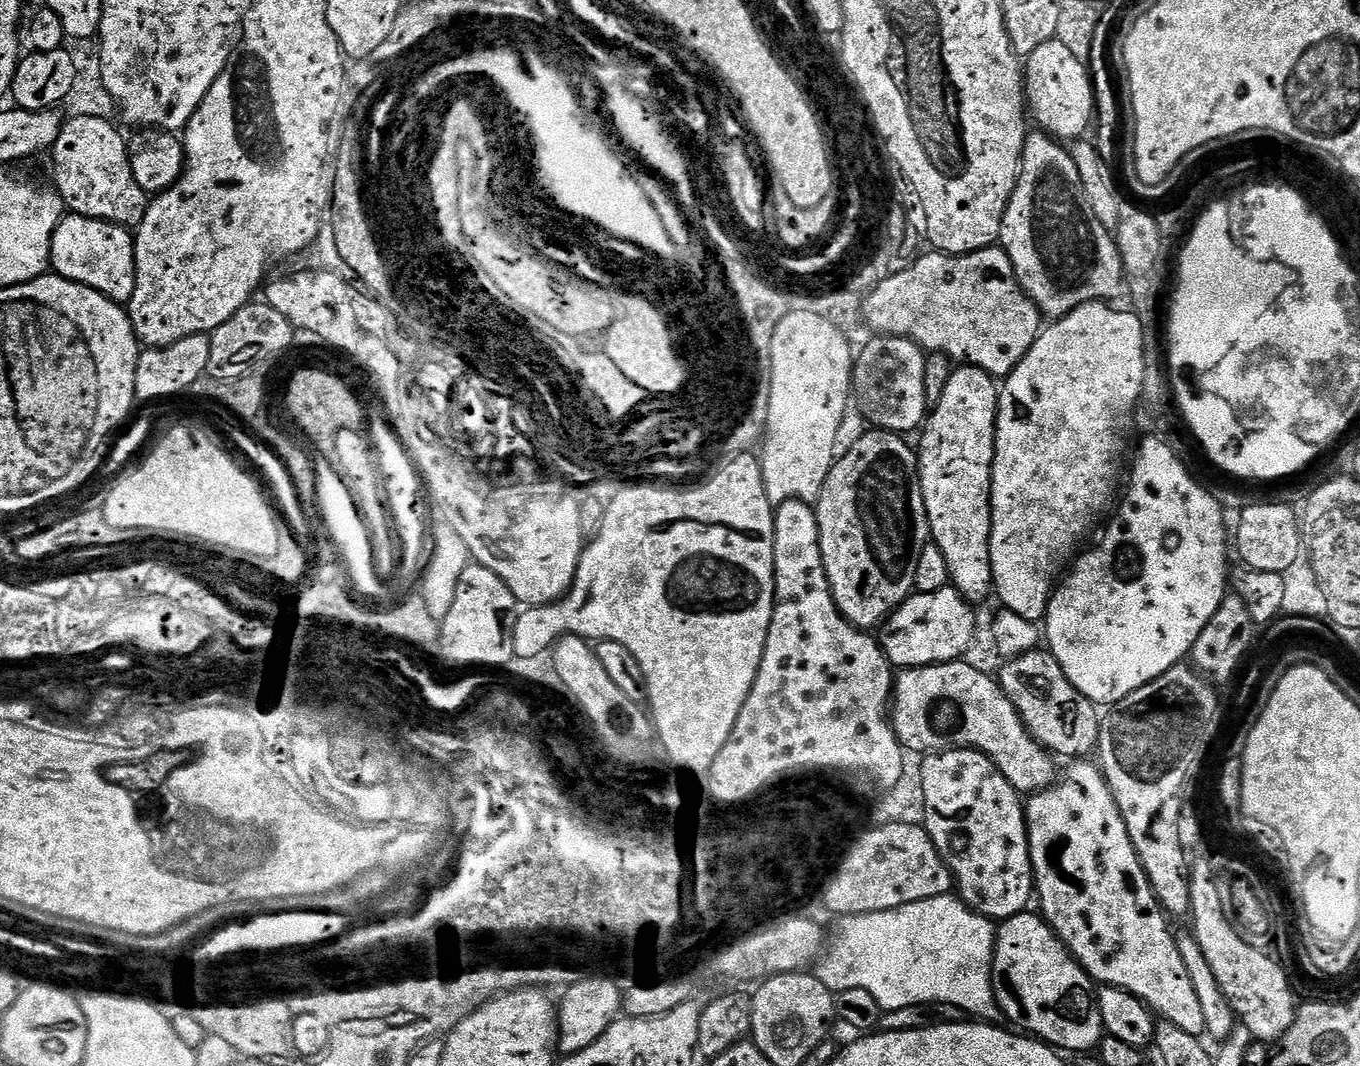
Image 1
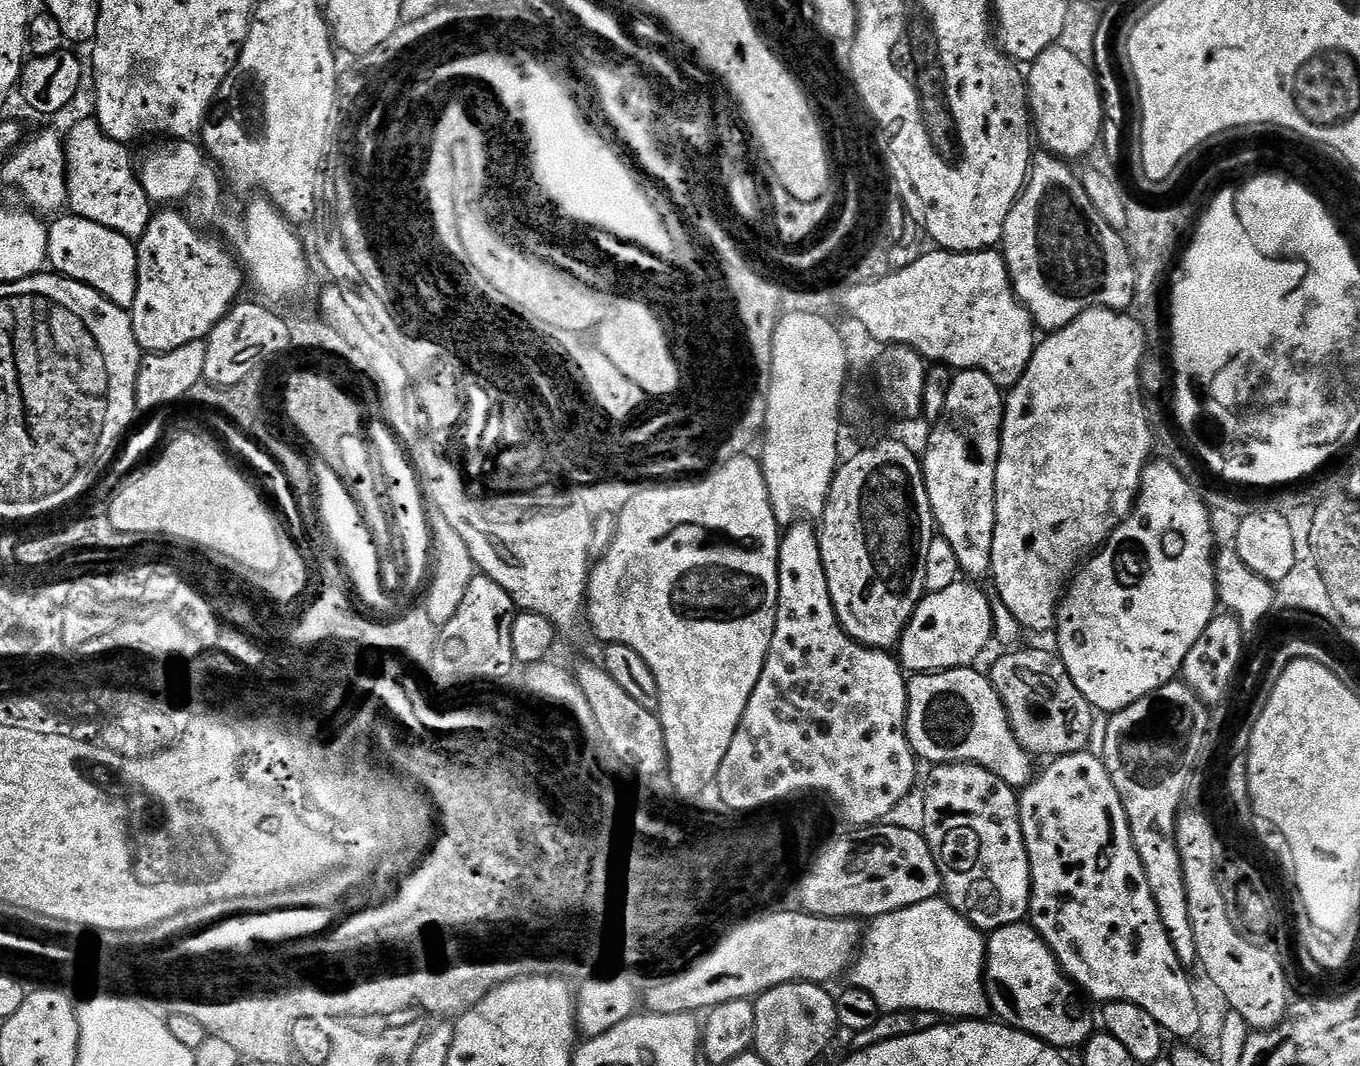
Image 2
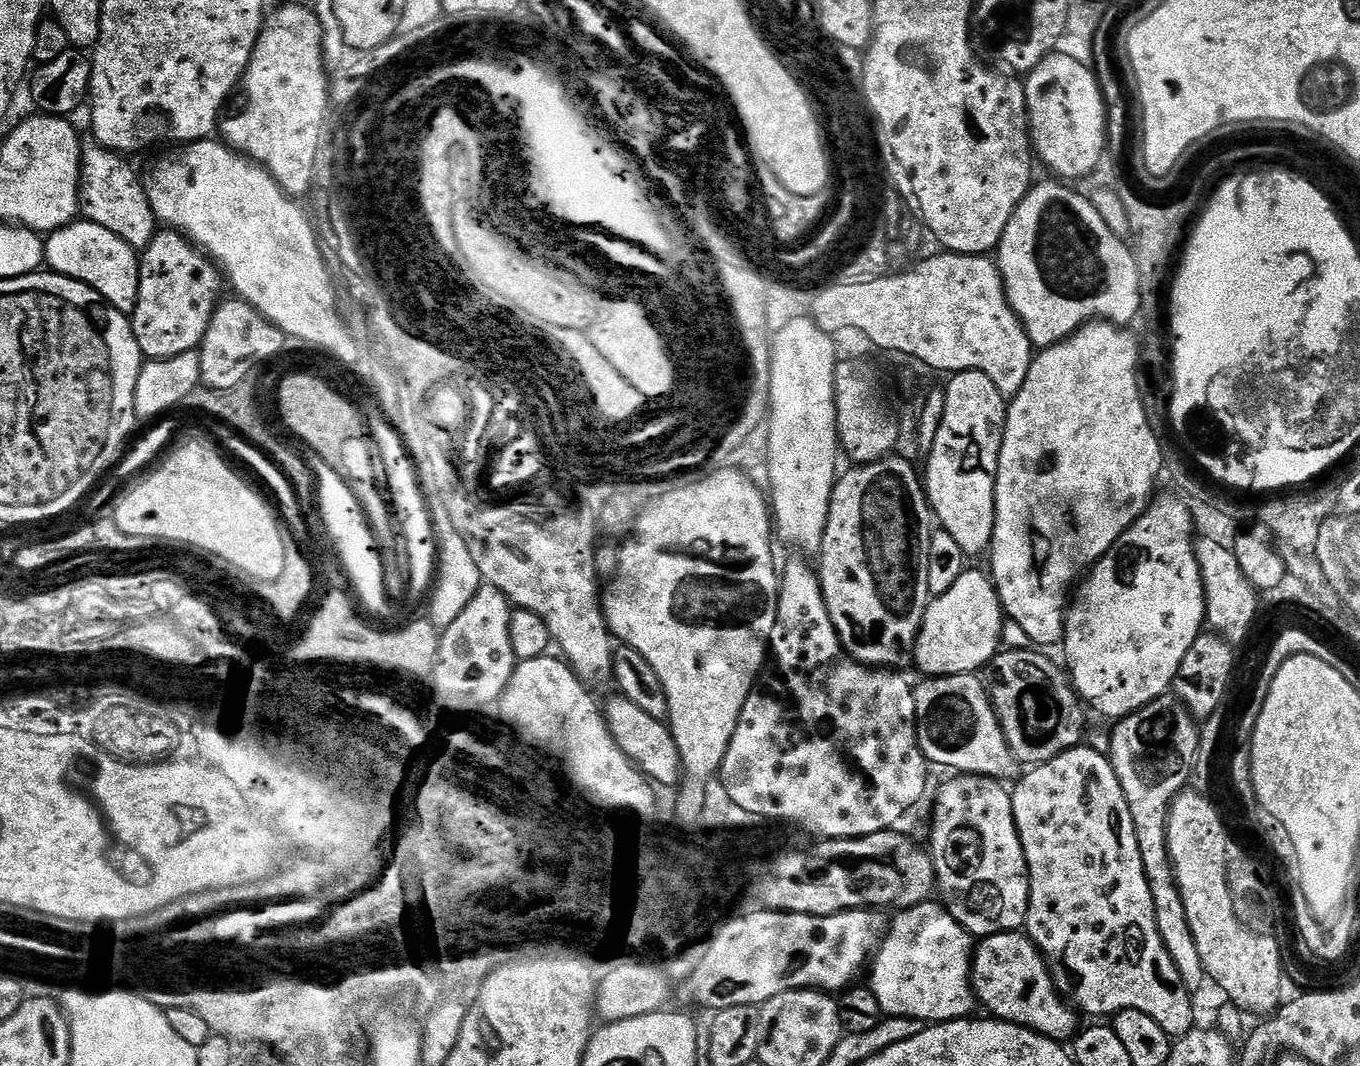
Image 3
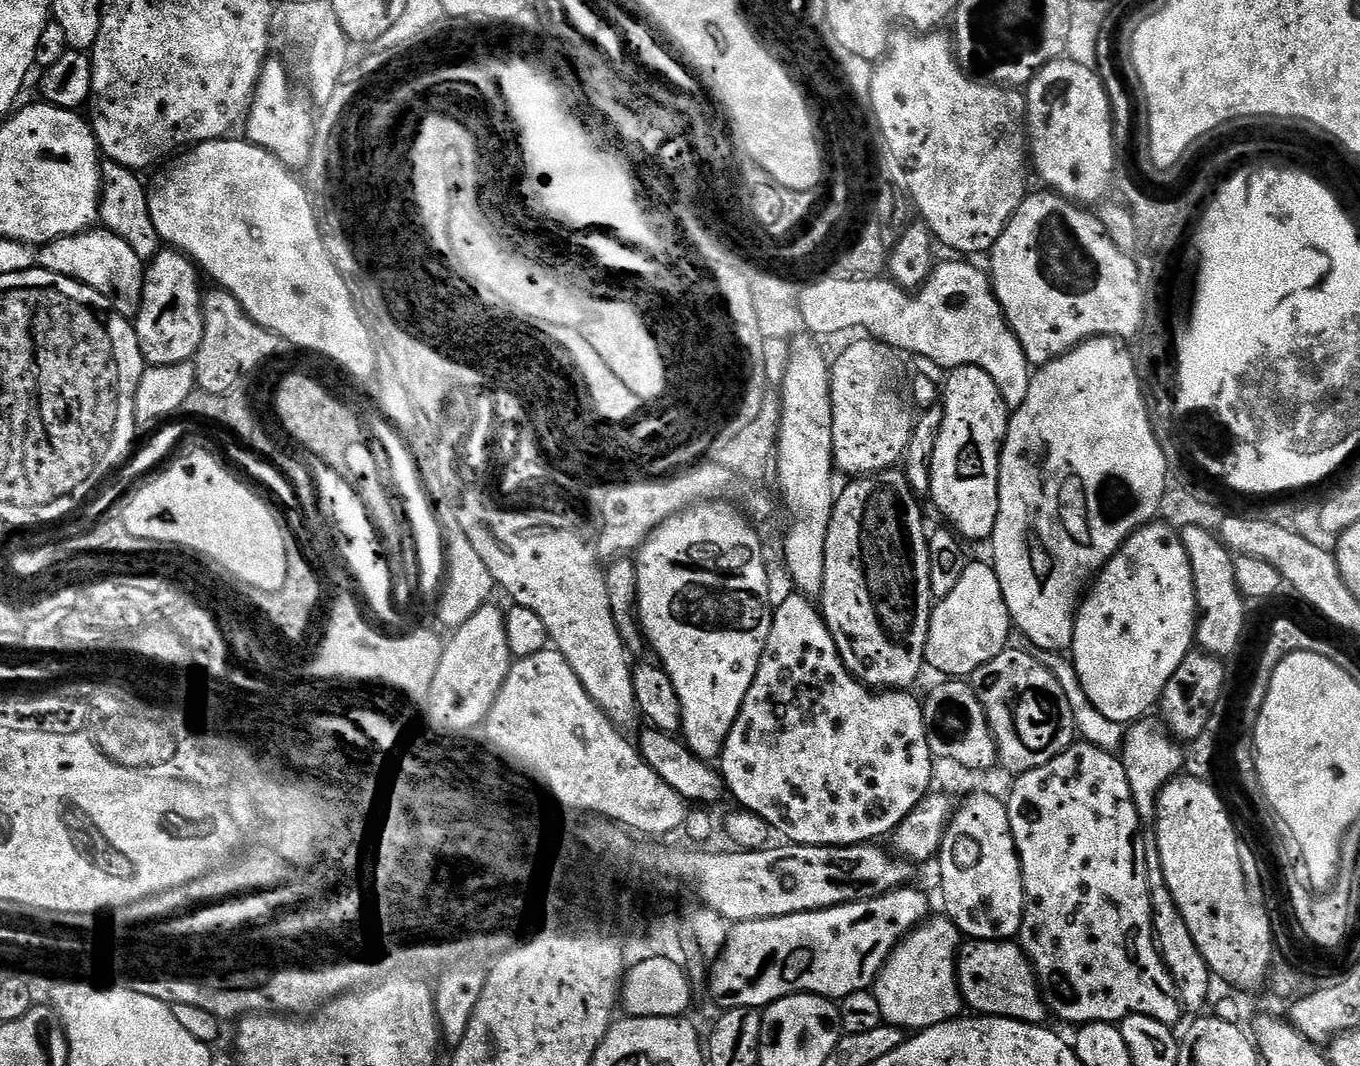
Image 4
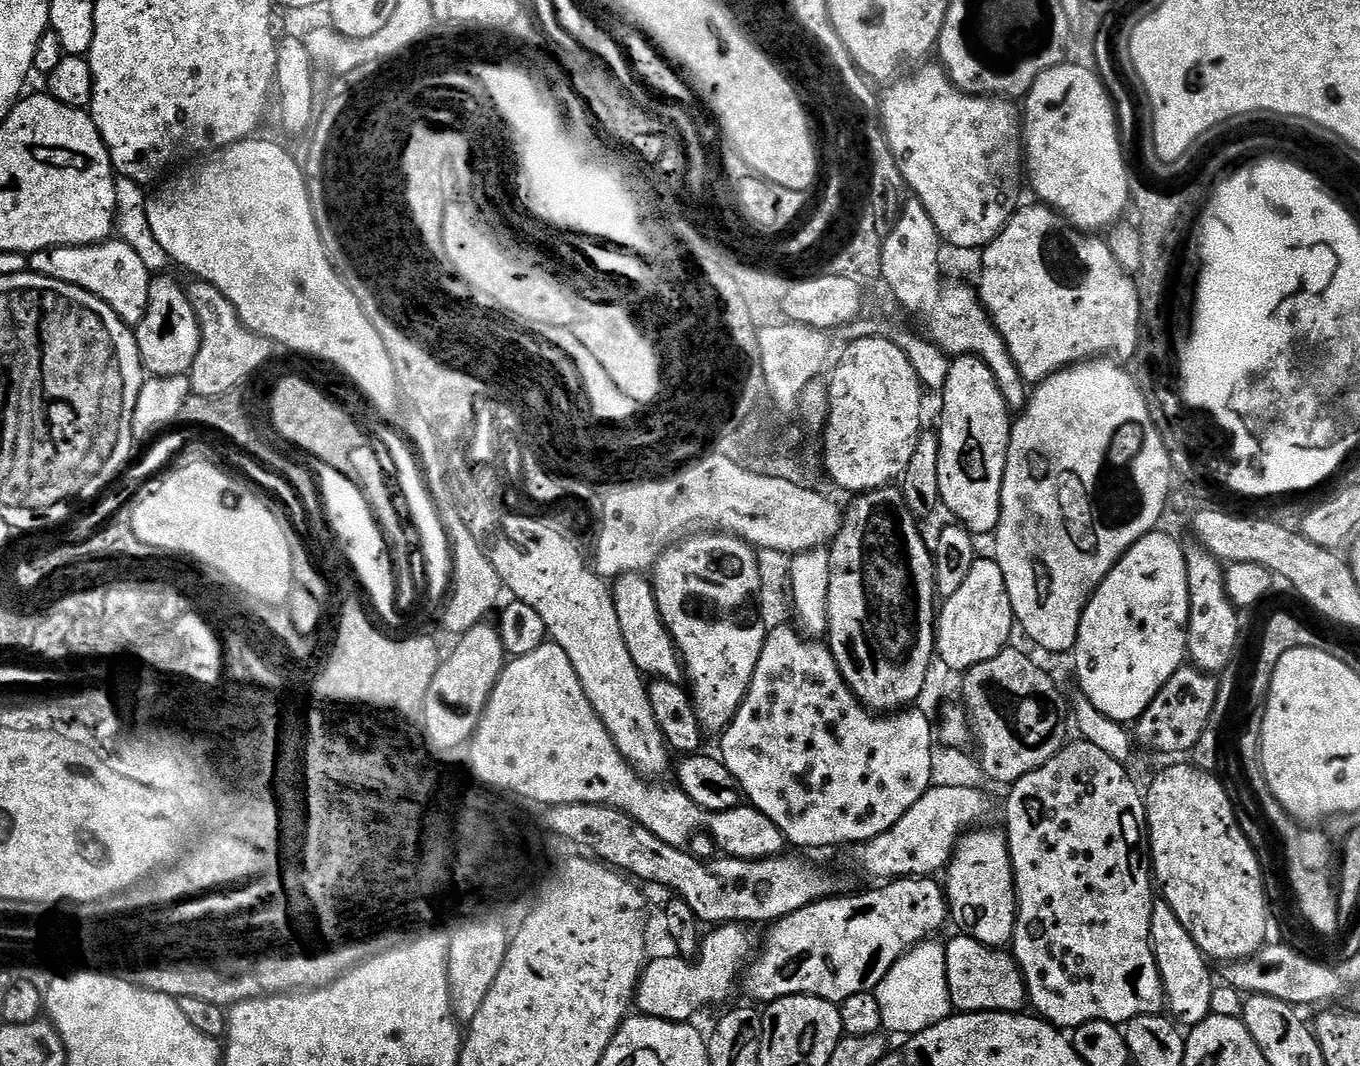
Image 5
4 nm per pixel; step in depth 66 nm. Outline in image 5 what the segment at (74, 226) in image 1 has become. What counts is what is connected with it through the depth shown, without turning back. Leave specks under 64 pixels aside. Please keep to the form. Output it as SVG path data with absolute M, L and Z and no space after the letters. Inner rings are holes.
M109 238L102 244L38 250L28 256L28 268L39 276L73 284L94 294L106 302L106 306L110 306L110 310L114 310L114 314L118 314L126 325L140 324L146 314L153 277L134 249L120 238Z

